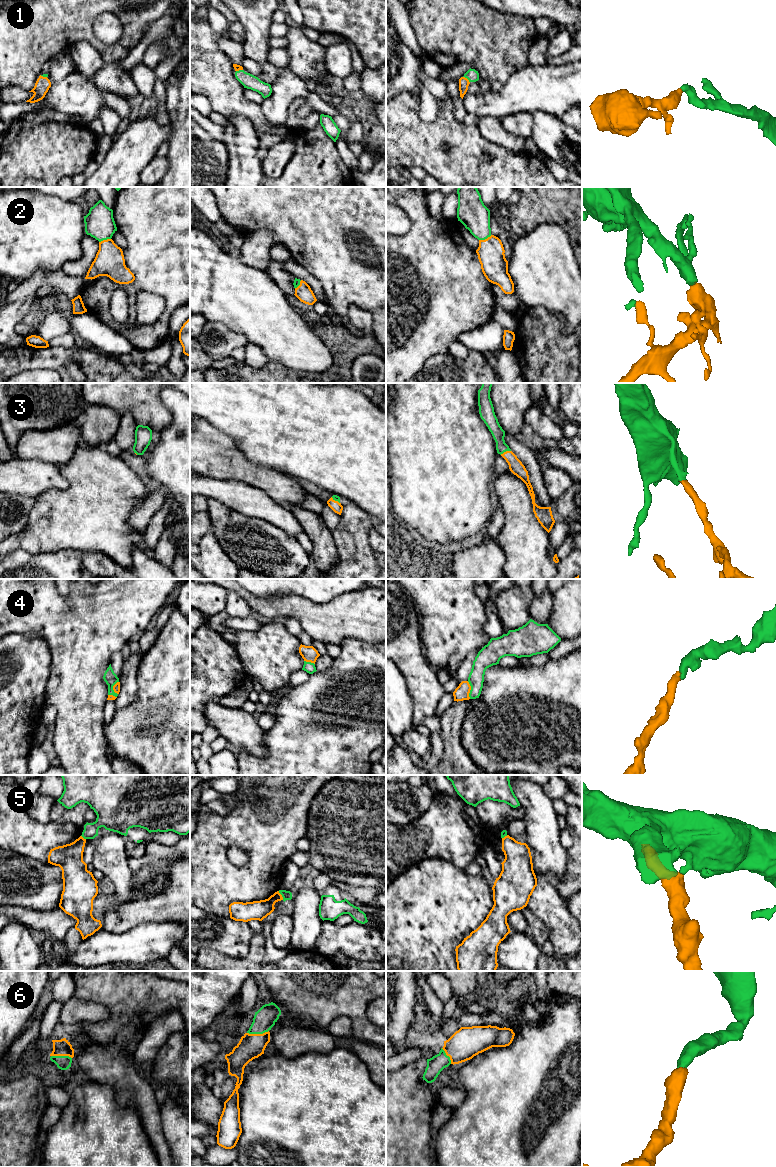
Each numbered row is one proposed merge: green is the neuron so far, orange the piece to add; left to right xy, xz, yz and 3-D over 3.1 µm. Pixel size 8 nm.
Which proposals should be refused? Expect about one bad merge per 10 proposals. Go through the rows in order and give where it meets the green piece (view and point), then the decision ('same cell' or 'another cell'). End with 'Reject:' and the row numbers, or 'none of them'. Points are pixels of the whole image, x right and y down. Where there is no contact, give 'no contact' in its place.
1: meets green in yz at (467, 78); same cell
2: meets green in yz at (485, 238); same cell
3: meets green in yz at (505, 451); same cell
4: meets green in yz at (470, 690); same cell
5: meets green in xz at (281, 894); another cell
6: meets green in xz at (257, 1033); same cell
Reject: 5

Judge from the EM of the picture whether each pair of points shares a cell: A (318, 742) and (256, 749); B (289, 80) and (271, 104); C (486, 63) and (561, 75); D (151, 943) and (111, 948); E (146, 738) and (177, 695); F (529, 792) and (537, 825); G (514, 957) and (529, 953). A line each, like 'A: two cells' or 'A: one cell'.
A: two cells
B: one cell
C: two cells
D: one cell
E: one cell
F: one cell
G: one cell

